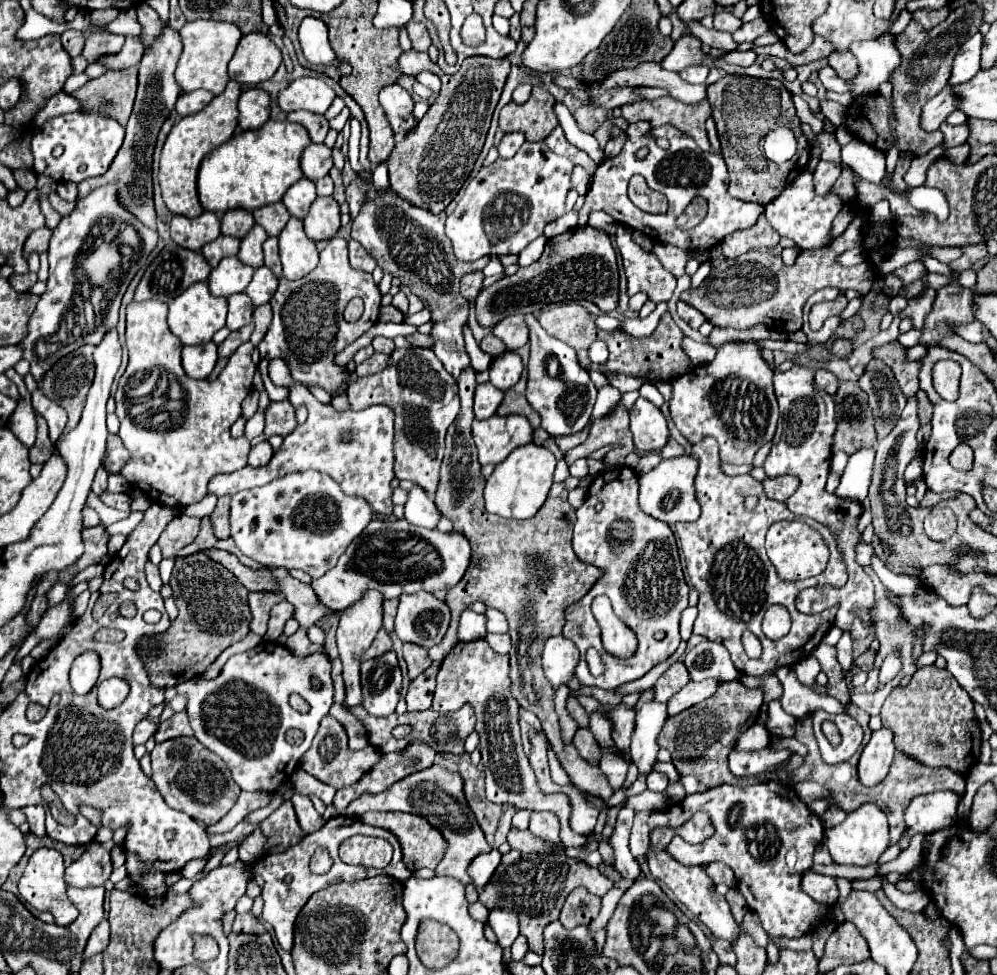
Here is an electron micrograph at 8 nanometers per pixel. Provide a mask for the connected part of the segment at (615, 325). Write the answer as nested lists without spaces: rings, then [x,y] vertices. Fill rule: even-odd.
[[[600,314],[594,320],[596,320],[596,326],[602,330],[620,330],[620,326],[622,326],[622,322],[618,318],[608,316],[608,314]]]

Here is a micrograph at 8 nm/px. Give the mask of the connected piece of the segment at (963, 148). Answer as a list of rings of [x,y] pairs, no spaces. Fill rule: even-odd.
[[[960,144],[960,146],[948,148],[944,154],[946,154],[948,160],[954,160],[956,164],[964,164],[968,160],[968,156],[970,156],[970,146],[968,144]]]

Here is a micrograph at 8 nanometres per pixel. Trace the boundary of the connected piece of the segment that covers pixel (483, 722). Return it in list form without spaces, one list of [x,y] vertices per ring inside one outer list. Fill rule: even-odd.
[[[474,640],[468,644],[458,642],[452,652],[444,658],[438,672],[438,686],[434,692],[432,710],[436,712],[454,712],[464,704],[470,704],[476,712],[476,732],[480,734],[480,752],[482,766],[486,772],[486,798],[498,804],[512,804],[518,810],[532,812],[552,812],[560,820],[560,838],[562,844],[580,848],[586,842],[586,836],[578,836],[570,830],[570,800],[566,794],[544,794],[538,788],[534,770],[528,762],[528,756],[522,750],[520,726],[518,726],[518,702],[510,696],[510,676],[508,676],[508,656],[496,654],[486,640]]]

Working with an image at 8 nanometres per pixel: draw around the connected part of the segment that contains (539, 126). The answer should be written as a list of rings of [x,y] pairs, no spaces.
[[[534,86],[532,88],[532,96],[524,102],[524,104],[506,104],[502,110],[500,110],[500,128],[504,132],[514,132],[514,130],[520,130],[526,134],[526,140],[528,142],[540,142],[544,140],[556,126],[558,126],[558,118],[554,114],[554,96],[542,88],[542,86]]]

